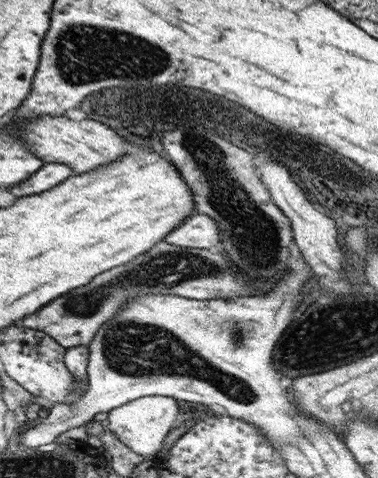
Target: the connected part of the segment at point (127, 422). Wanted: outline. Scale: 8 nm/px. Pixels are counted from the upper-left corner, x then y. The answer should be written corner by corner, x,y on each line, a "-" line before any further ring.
143,396
111,409
108,414
108,430
119,442
146,459
153,459
161,449
163,438
177,416
177,401
166,396

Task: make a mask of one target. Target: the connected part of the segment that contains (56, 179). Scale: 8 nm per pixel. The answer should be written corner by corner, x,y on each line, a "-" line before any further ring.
42,163
37,172
27,180
9,188
9,192
16,197
39,194
52,186
57,186
72,174
71,167
66,164

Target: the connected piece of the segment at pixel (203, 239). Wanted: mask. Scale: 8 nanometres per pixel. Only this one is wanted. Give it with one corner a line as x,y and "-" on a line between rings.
193,213
185,217
175,228
169,231
164,238
167,244
174,247
218,249
220,232
210,216

